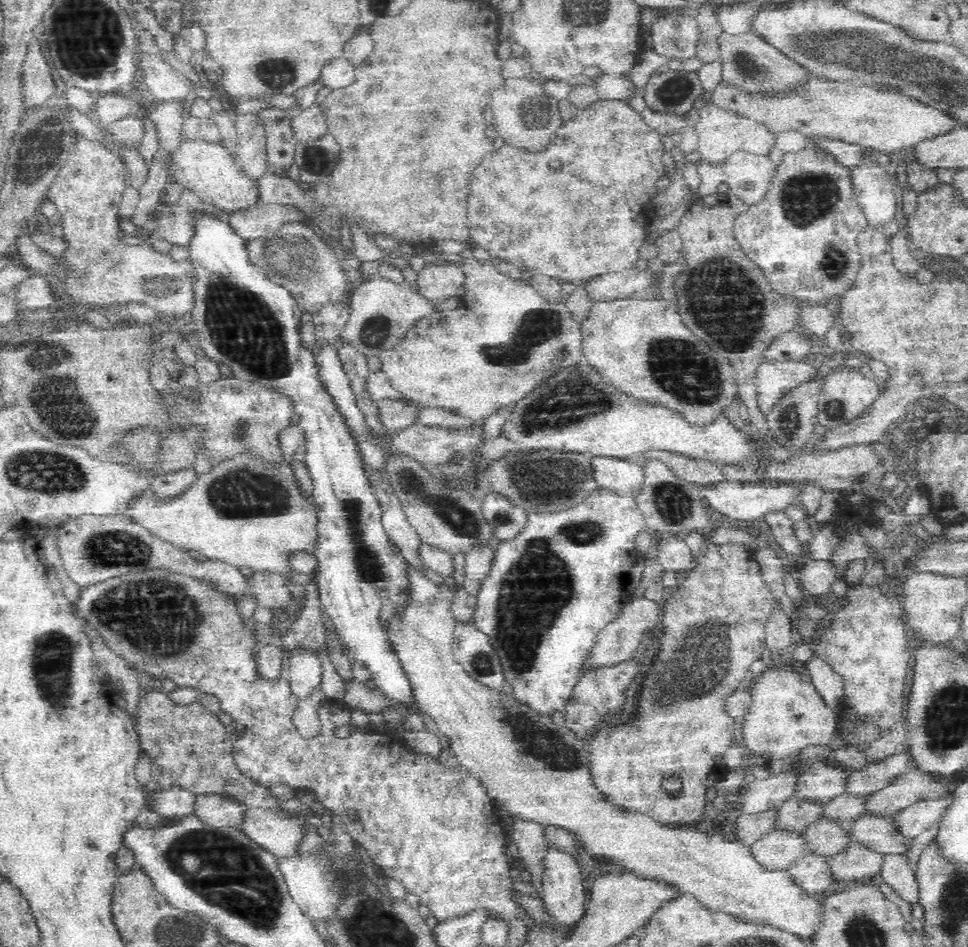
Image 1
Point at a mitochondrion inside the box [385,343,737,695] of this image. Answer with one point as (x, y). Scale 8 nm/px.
(535, 591)

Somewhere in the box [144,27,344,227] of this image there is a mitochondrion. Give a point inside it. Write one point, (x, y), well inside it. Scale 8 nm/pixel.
(277, 70)

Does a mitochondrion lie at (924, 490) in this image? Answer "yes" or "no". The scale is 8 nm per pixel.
no

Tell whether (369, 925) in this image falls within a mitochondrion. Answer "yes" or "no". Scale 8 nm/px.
yes

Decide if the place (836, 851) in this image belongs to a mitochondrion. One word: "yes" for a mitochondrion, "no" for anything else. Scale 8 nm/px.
no

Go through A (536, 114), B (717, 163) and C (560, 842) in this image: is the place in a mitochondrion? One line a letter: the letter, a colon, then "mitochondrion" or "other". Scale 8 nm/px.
A: mitochondrion
B: other
C: other

